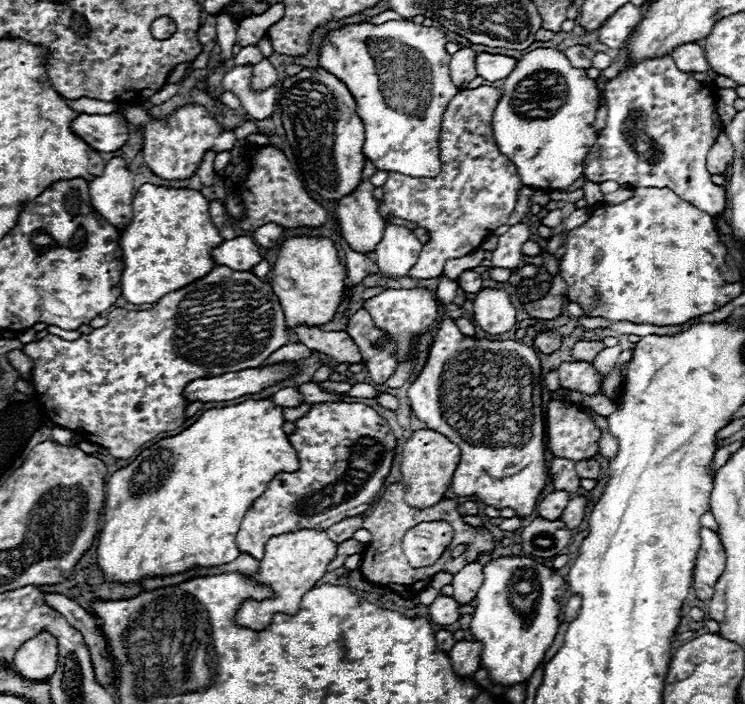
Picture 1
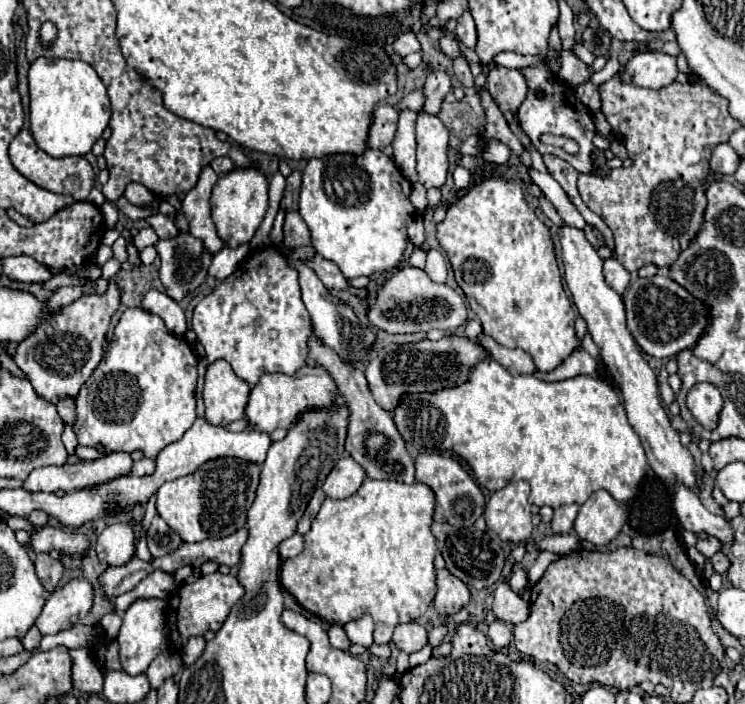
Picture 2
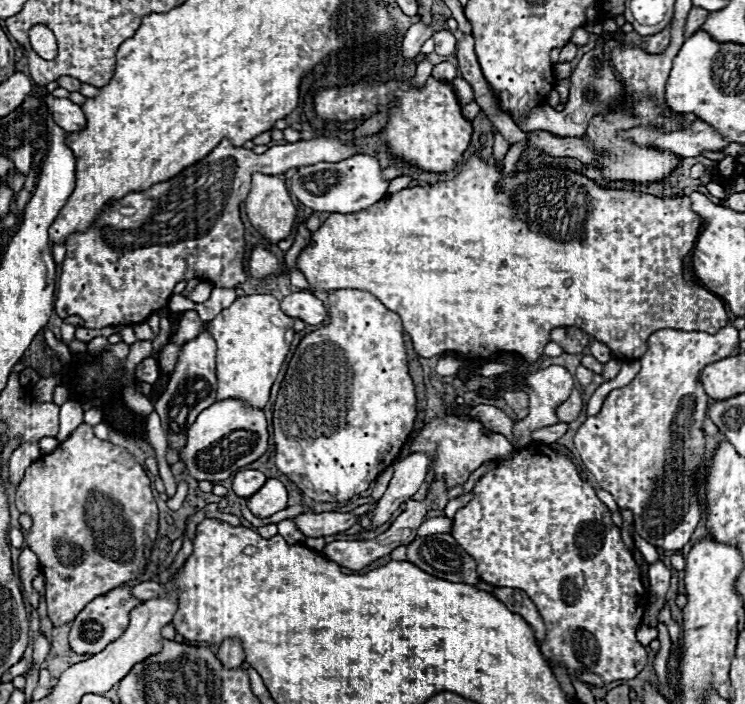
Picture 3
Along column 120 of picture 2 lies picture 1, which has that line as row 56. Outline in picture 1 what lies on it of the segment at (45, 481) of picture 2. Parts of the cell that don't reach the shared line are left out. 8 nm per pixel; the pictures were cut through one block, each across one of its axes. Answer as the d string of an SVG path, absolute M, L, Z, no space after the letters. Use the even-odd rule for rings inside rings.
M462 48L456 54L452 54L450 60L450 80L458 90L464 90L470 80L474 80L476 74L476 52L470 48Z

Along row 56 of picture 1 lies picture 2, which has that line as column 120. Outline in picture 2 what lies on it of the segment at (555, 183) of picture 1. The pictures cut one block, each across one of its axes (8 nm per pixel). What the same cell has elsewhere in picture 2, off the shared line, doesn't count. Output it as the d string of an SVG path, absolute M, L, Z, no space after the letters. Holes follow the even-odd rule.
M134 520L110 524L98 536L94 546L100 562L108 566L124 566L136 554L136 536L134 536Z

